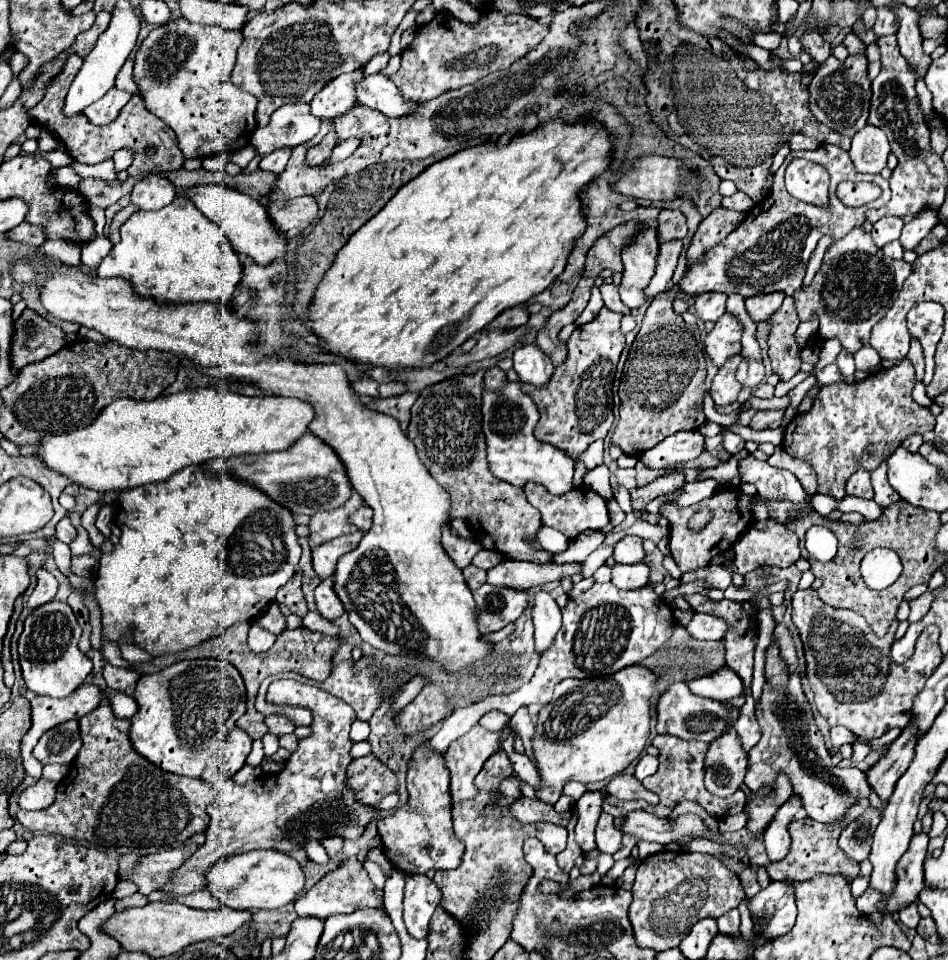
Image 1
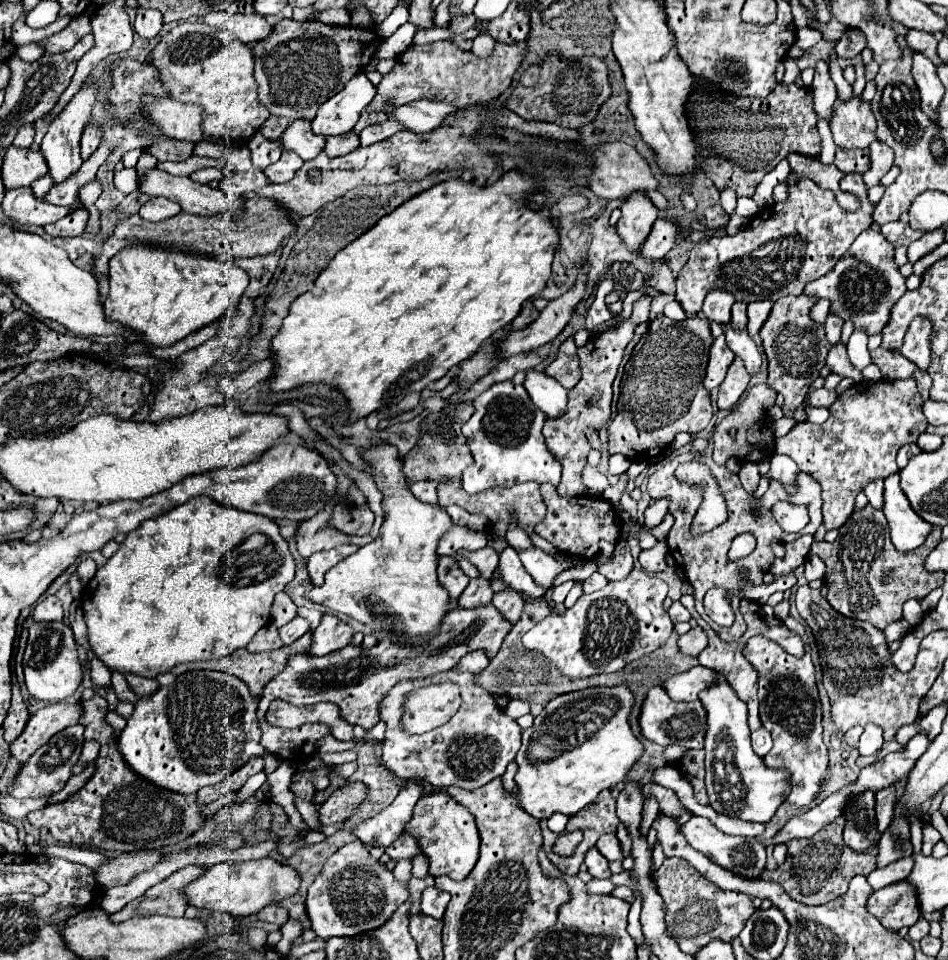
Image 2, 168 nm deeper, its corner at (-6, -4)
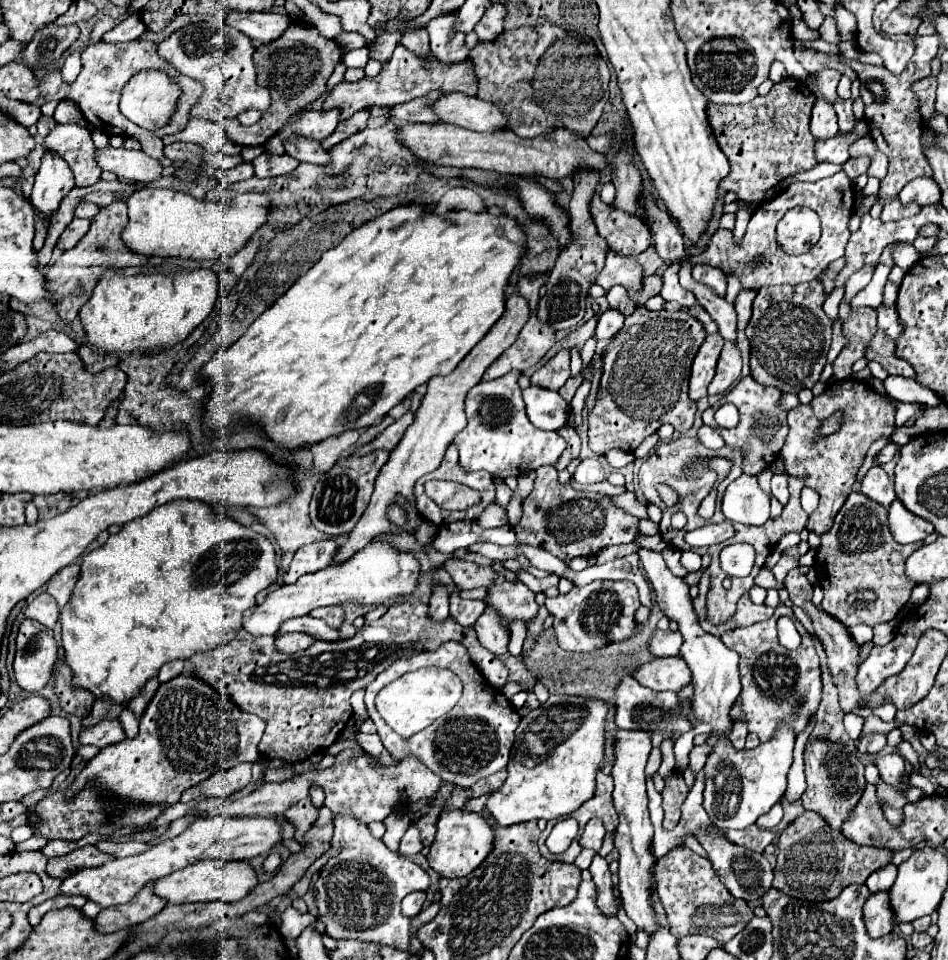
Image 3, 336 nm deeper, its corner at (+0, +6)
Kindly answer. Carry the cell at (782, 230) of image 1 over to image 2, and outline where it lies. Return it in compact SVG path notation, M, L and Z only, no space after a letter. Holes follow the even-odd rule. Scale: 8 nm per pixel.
M844 176L840 188L860 200L860 206L854 212L840 208L834 192L818 188L809 178L801 178L800 182L790 186L788 200L770 206L768 212L762 208L738 234L724 238L710 236L708 240L698 242L676 278L676 302L684 308L686 316L701 311L708 288L726 290L742 302L774 302L782 296L802 294L808 282L828 274L848 252L858 234L872 224L872 204L866 196L868 188L862 182L862 176Z

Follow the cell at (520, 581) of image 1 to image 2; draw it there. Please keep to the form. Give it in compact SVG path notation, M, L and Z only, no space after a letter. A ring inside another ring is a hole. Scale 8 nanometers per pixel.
M516 590L498 592L498 594L494 594L492 604L502 614L502 618L508 620L510 624L516 624L520 620L520 614L522 614L522 608L524 608L524 600L520 598L520 592L516 592Z

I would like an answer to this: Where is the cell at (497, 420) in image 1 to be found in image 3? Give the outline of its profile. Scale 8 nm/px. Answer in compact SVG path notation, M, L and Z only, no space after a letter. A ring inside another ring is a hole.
M512 370L500 378L494 380L482 380L466 394L466 416L468 426L460 430L454 438L454 444L460 452L460 466L466 472L478 472L486 470L494 478L508 478L516 476L516 468L520 472L538 470L540 466L554 464L562 450L566 448L566 442L556 432L546 432L532 422L528 422L522 390L518 386L518 370Z

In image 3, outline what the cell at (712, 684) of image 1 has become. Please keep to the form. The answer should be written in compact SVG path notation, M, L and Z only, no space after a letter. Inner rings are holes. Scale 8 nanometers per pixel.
M680 656L656 658L656 660L640 666L632 676L642 686L648 686L656 692L662 692L662 690L680 692L692 680L692 672L688 670L684 658L680 658Z

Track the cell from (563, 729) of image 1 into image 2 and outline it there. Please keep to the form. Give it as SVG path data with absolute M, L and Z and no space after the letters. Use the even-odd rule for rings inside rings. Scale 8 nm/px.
M588 688L552 698L546 708L534 718L534 726L522 732L522 746L516 754L518 772L514 776L518 792L516 800L522 810L538 820L548 820L554 812L564 816L574 816L586 804L610 786L624 780L628 770L642 754L642 742L632 734L628 724L628 714L634 698L628 688Z

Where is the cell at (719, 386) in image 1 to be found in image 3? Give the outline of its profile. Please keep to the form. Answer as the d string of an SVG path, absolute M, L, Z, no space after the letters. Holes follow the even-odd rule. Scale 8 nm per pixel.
M726 342L718 360L718 370L714 380L708 386L708 394L724 394L734 382L740 380L740 370L742 370L742 358L740 350L736 348L734 342Z

